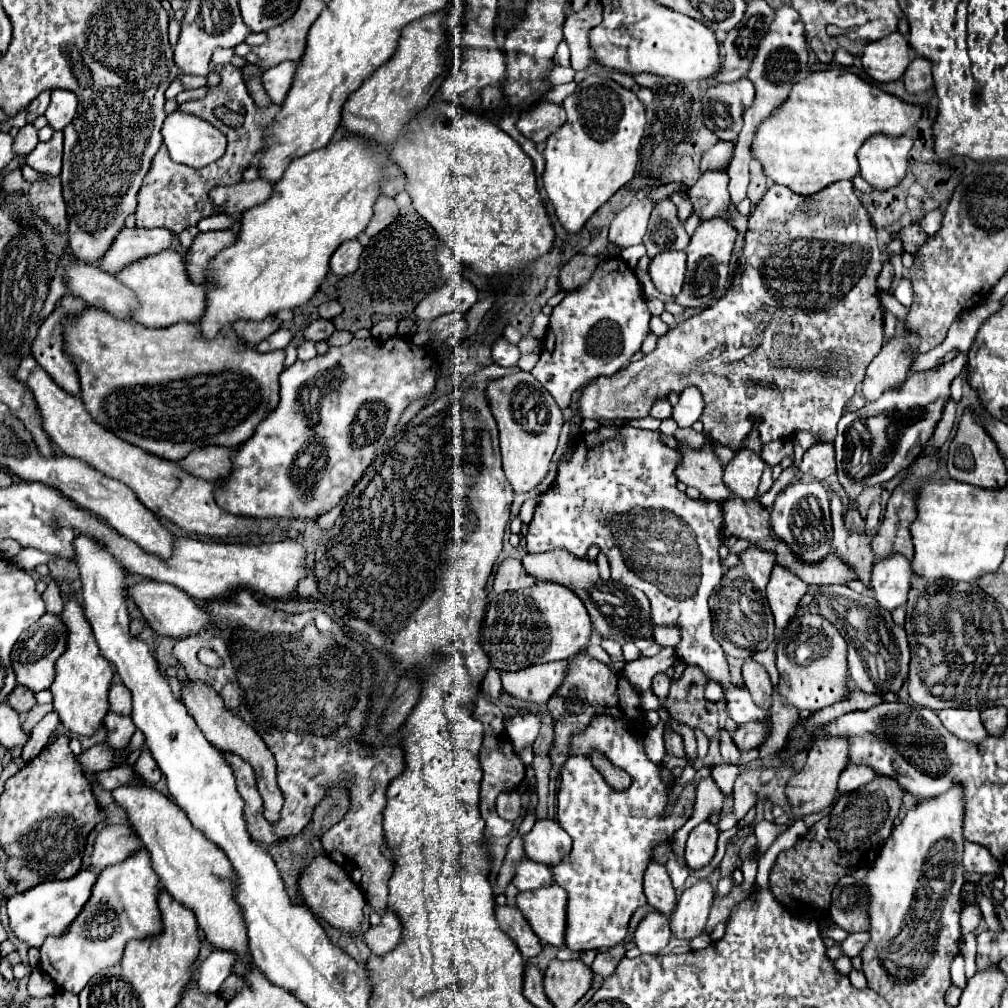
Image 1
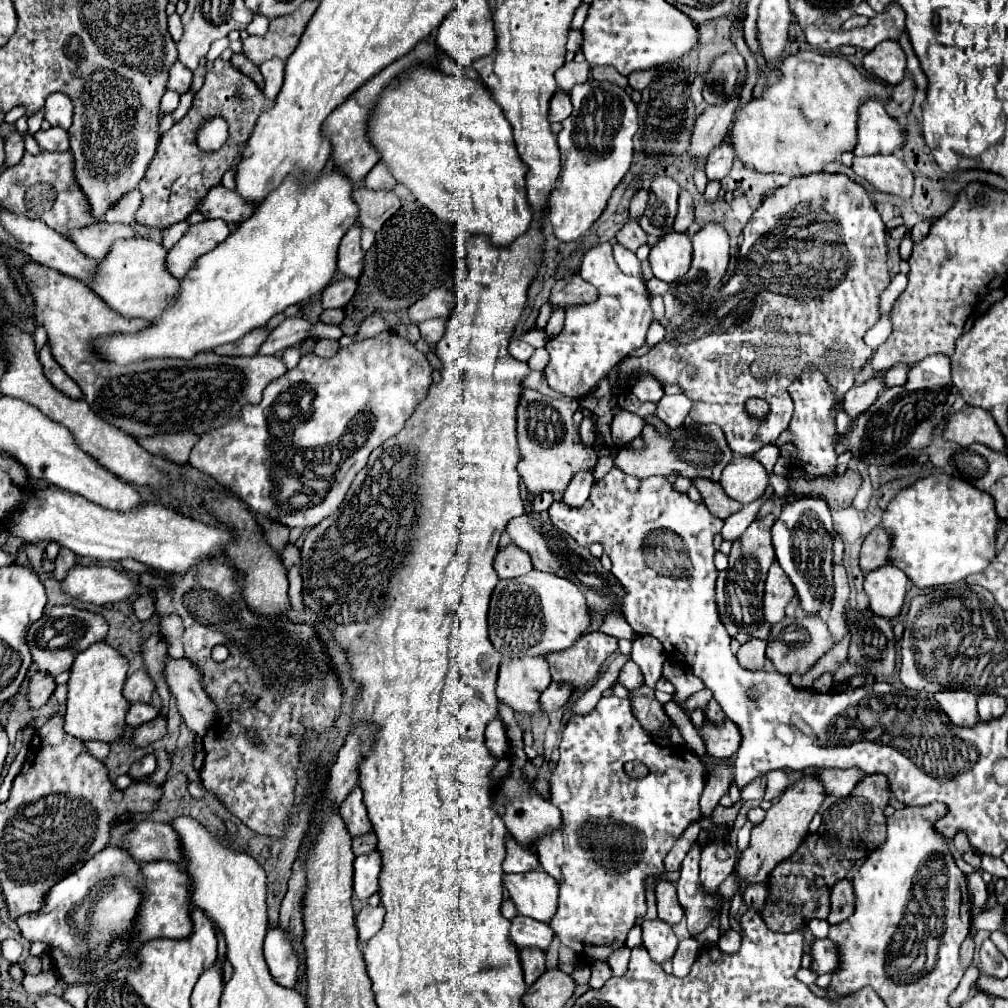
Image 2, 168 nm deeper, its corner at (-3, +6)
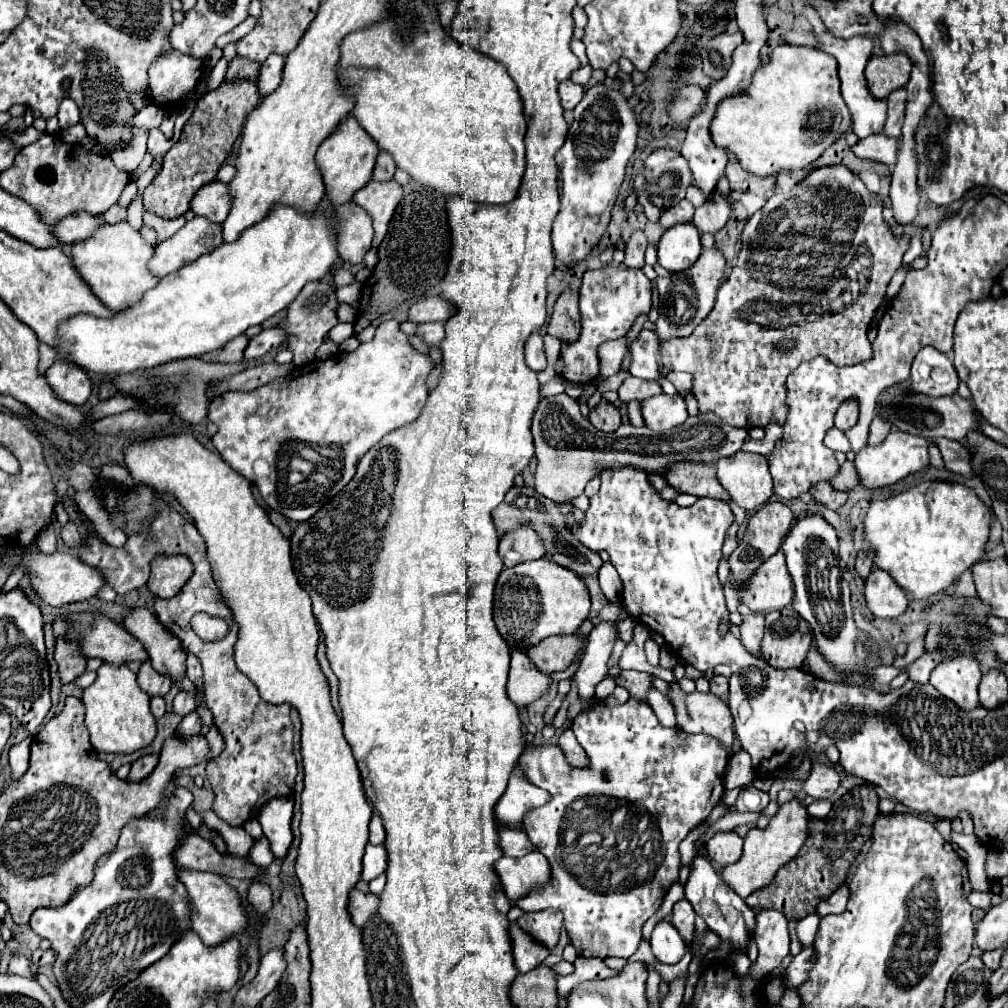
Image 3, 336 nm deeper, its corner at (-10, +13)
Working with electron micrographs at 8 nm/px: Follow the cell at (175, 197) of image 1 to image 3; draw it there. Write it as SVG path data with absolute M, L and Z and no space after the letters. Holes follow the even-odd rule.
M246 79L224 81L218 89L210 89L208 93L204 93L196 101L196 109L184 125L180 139L164 155L162 171L146 187L144 209L162 219L174 219L184 215L190 209L190 201L196 191L216 179L218 169L222 167L234 141L242 133L246 117L250 115L250 111L256 109L262 99L264 95L258 91L258 83Z

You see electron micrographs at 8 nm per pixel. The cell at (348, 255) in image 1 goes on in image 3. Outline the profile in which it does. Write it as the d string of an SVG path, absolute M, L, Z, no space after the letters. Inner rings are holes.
M354 201L340 205L340 239L338 239L338 251L342 261L346 263L362 263L366 251L372 245L374 229L370 215L356 205Z

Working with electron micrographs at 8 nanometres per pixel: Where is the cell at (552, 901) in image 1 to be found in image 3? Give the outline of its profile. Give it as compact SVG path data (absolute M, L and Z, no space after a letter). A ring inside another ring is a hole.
M540 851L528 853L520 859L502 857L496 861L494 869L502 879L502 887L510 901L518 901L550 881L550 863Z

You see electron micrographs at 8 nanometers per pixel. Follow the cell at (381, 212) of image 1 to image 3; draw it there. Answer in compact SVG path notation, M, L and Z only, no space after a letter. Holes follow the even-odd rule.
M392 179L386 183L370 181L362 189L354 193L354 203L358 203L362 209L368 211L368 215L374 221L374 247L378 247L386 235L388 223L394 215L394 209L402 201L402 187Z

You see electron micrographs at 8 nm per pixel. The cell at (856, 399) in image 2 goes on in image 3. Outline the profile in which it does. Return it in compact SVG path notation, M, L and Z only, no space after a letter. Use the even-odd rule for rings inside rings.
M846 399L836 413L836 427L846 431L846 429L854 427L856 421L858 421L858 401L856 399Z

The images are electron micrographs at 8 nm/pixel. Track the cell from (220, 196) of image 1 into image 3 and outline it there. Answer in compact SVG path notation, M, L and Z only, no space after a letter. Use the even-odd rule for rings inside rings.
M212 181L204 185L196 195L194 201L190 203L192 211L200 217L208 217L214 223L222 223L232 207L232 195L228 183L222 181Z

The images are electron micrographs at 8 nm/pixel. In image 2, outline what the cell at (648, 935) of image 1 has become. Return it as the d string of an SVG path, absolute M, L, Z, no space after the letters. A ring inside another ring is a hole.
M645 920L643 922L643 946L647 948L649 956L657 964L665 964L675 956L677 950L677 936L673 934L671 926L663 920Z

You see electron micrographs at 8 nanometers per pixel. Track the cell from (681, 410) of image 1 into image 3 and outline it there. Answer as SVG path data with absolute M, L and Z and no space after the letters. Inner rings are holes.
M656 395L642 403L642 415L646 419L646 427L652 431L666 431L682 421L686 421L686 401L682 395Z

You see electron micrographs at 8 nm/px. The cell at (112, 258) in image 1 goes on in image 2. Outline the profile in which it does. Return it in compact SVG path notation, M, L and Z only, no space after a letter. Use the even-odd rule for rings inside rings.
M95 222L89 224L87 228L73 228L69 232L69 240L87 256L101 260L107 252L109 246L119 240L119 238L133 238L137 236L135 230L129 224L107 224L107 222Z

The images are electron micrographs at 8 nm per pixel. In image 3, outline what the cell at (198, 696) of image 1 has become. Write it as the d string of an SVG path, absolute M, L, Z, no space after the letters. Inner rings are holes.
M132 609L124 619L124 627L142 641L150 655L150 663L158 673L172 681L180 681L186 675L186 651L182 649L180 639L164 629L156 615L148 609Z

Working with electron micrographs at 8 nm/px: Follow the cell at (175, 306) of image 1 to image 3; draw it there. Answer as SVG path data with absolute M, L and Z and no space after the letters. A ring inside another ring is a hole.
M128 223L104 225L102 229L98 229L98 233L94 233L94 237L90 237L90 241L80 241L78 245L72 245L72 249L74 253L70 257L74 267L90 285L94 295L112 311L134 307L142 299L146 289L156 287L160 281L148 269L148 261L154 255L154 247L146 243L142 235Z

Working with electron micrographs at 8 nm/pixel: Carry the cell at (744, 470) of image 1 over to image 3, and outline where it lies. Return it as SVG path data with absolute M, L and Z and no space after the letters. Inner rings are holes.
M738 451L732 457L722 457L716 465L716 477L728 489L732 501L746 511L762 507L774 493L768 459L764 455Z

